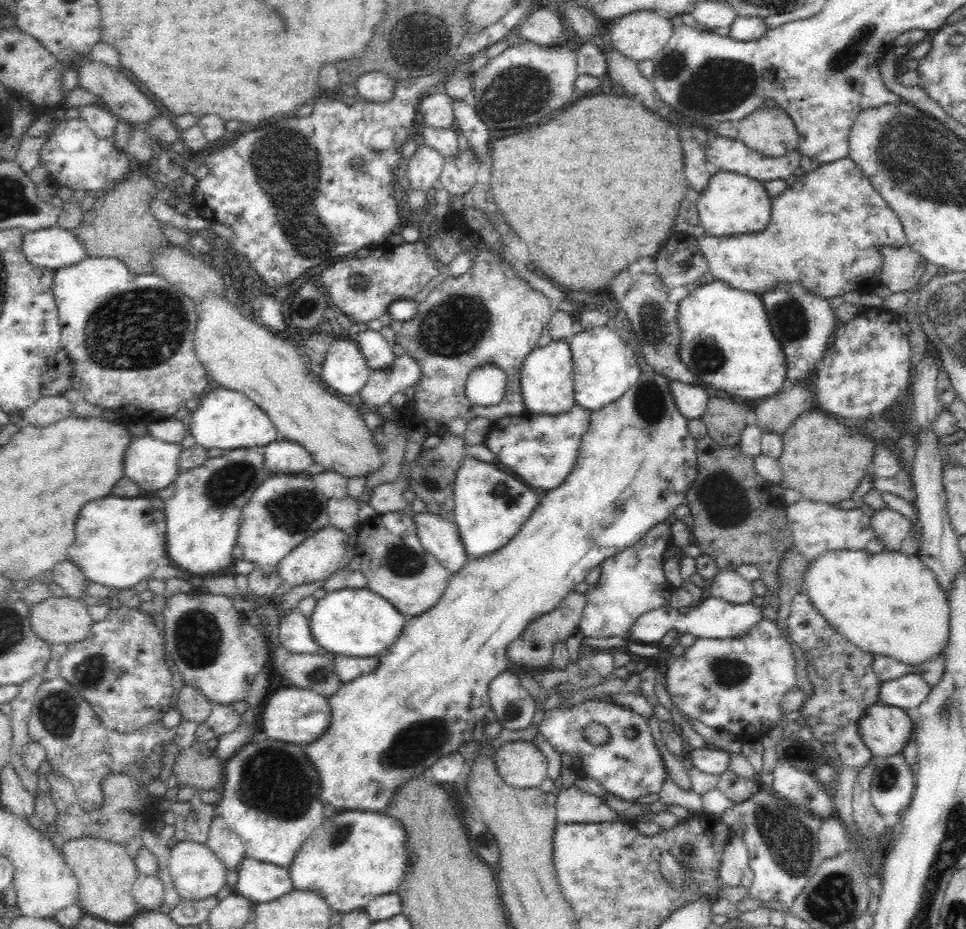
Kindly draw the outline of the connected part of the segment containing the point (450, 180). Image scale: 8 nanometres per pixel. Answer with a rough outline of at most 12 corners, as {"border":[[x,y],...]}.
{"border":[[471,147],[445,158],[438,182],[460,196],[484,163]]}

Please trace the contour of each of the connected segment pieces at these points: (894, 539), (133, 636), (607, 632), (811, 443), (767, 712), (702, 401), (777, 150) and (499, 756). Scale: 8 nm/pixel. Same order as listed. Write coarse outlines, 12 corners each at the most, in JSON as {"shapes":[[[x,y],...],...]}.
{"shapes":[[[883,508],[871,518],[874,535],[887,551],[899,551],[912,523]],[[121,605],[67,645],[61,677],[113,731],[170,709],[153,616]],[[671,521],[602,562],[579,622],[630,640],[671,600]],[[814,408],[781,437],[783,489],[836,505],[874,443]],[[777,621],[697,638],[666,667],[683,715],[745,745],[798,686]],[[669,379],[680,414],[701,418],[709,399],[704,388]],[[760,107],[739,121],[738,139],[766,158],[797,150],[784,110]],[[508,742],[492,754],[510,787],[548,778],[547,759],[532,742]]]}

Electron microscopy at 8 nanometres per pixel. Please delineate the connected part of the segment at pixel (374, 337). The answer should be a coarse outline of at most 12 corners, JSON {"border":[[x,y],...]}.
{"border":[[366,329],[355,337],[371,370],[385,370],[394,352],[380,331]]}

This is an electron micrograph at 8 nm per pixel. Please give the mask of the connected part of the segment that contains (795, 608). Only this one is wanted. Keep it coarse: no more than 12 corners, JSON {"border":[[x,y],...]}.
{"border":[[791,601],[786,632],[807,660],[799,714],[834,746],[878,703],[872,653]]}

